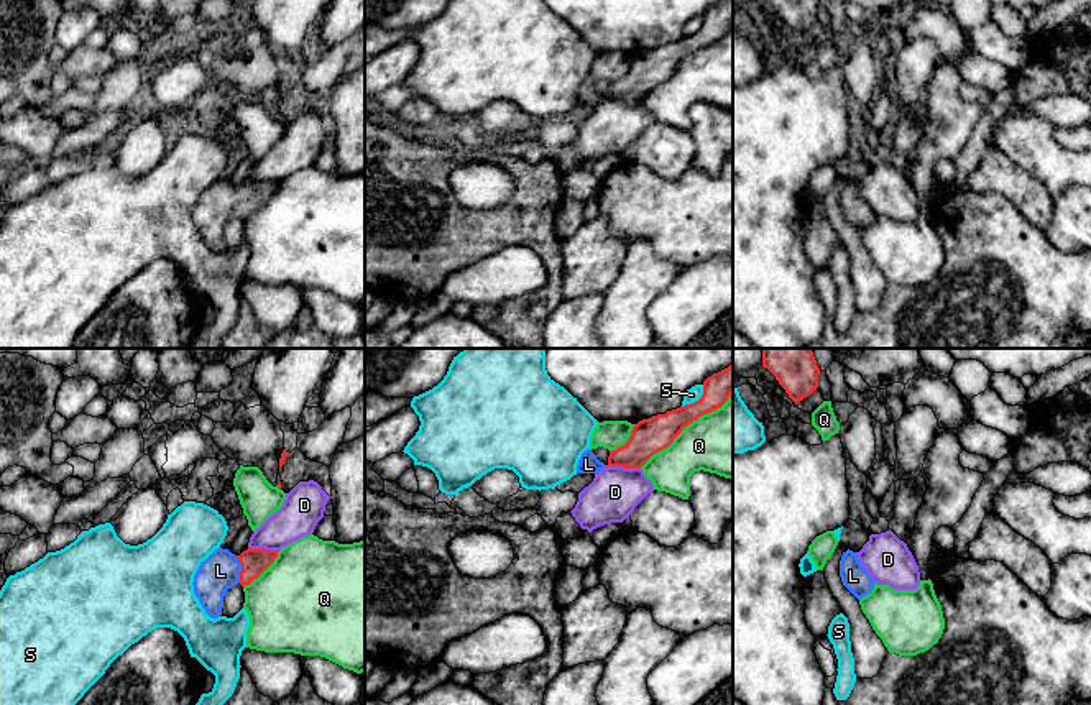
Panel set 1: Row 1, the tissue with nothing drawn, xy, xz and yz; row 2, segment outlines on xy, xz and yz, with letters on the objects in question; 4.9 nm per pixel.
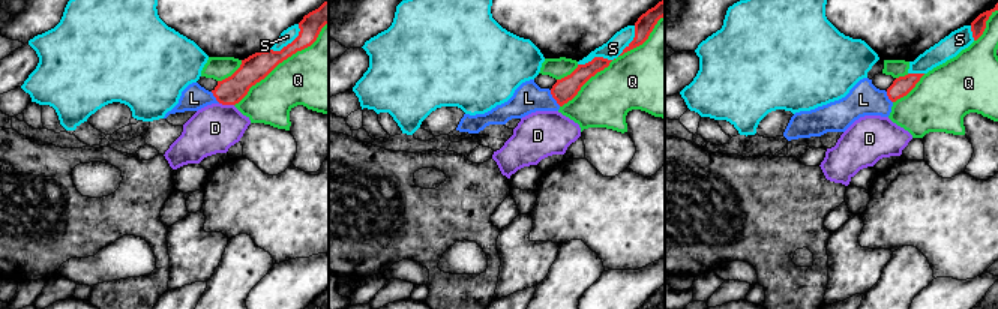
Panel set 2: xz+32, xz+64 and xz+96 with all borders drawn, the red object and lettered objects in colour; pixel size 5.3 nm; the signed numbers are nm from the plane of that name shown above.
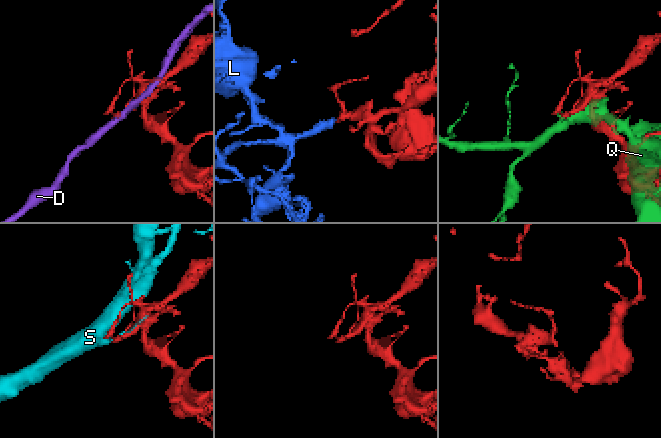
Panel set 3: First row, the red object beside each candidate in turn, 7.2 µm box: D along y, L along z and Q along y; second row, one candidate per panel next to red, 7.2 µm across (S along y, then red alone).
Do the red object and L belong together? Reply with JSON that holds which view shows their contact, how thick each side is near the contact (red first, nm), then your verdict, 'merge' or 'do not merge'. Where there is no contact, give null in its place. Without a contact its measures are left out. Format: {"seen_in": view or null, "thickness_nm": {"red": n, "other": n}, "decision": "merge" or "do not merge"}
{"seen_in": "xy", "thickness_nm": {"red": 130, "other": 190}, "decision": "merge"}

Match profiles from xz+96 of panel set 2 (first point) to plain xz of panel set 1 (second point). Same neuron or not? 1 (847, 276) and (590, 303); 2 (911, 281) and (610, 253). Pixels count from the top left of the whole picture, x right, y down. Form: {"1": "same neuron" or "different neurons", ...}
{"1": "different neurons", "2": "different neurons"}

